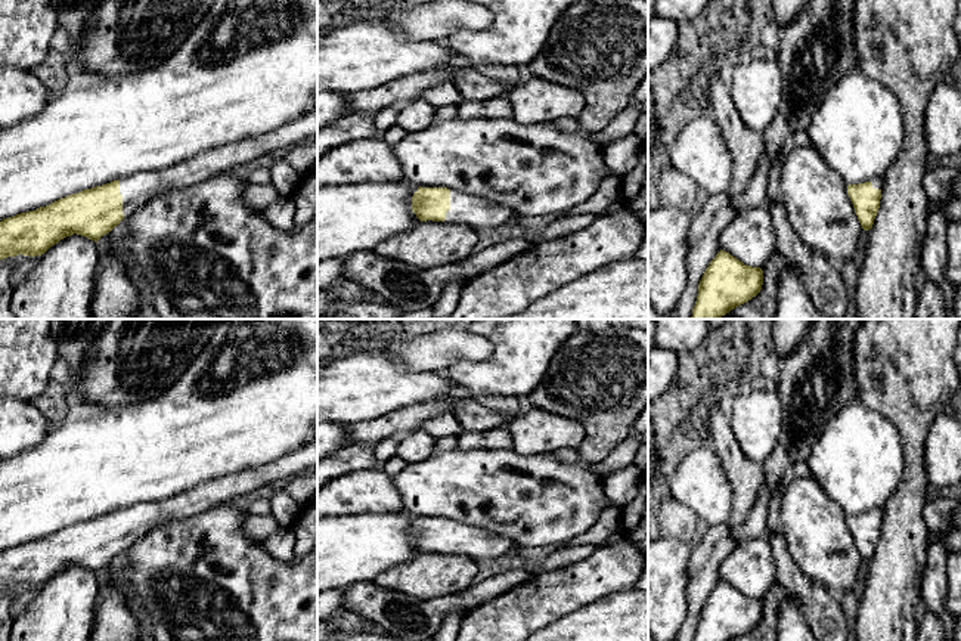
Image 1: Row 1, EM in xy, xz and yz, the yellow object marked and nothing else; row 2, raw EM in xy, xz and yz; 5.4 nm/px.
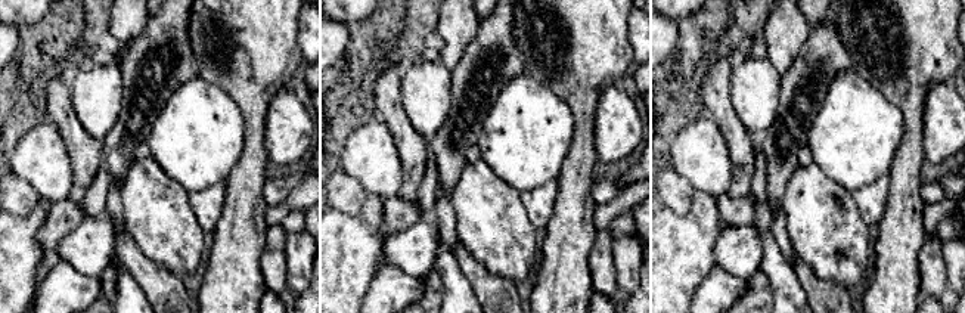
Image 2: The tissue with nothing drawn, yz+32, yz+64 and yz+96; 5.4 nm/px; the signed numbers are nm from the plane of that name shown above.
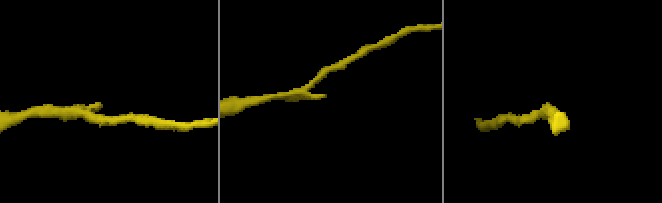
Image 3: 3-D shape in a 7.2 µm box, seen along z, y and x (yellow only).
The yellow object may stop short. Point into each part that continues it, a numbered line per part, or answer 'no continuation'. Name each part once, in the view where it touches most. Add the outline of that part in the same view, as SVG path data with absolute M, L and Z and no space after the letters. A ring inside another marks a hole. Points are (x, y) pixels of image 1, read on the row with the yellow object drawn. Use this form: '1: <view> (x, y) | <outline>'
1: xy (142, 186) | M317 108L278 130L214 148L167 168L137 171L120 180L124 219L156 196L193 186L224 171L230 173L267 154L286 151L313 139L317 139Z

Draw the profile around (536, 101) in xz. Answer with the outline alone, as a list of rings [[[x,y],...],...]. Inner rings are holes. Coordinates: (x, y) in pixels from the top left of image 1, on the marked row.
[[[530,77],[524,84],[509,89],[505,96],[517,123],[577,118],[585,108],[585,96],[580,92],[540,77]]]

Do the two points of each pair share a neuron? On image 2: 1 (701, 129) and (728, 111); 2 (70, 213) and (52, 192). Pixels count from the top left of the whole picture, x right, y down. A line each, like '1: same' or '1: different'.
1: different
2: different

